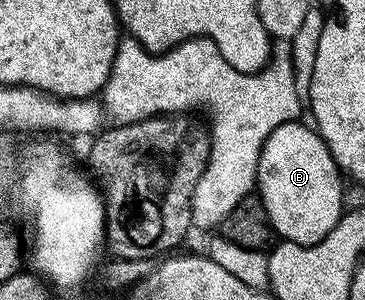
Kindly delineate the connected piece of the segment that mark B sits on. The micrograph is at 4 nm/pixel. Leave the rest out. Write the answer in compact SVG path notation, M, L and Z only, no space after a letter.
M299 119L286 122L278 126L266 138L262 146L262 154L258 158L258 168L256 170L255 191L260 197L260 201L266 206L266 214L272 223L277 237L281 241L289 240L295 244L317 244L334 230L334 226L339 222L342 213L345 211L344 205L344 184L340 167L334 162L326 142L320 137L320 133L315 127L300 124Z

